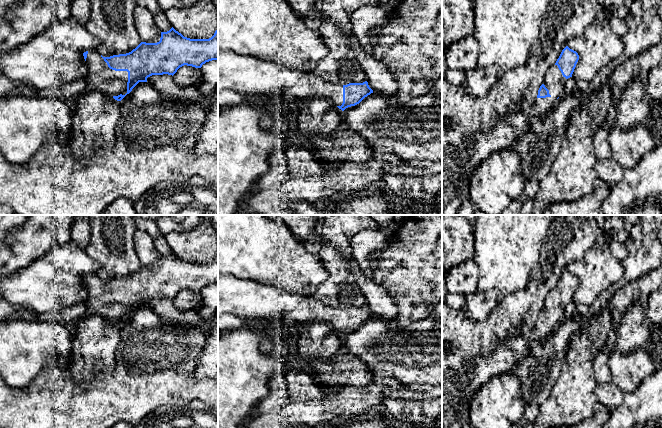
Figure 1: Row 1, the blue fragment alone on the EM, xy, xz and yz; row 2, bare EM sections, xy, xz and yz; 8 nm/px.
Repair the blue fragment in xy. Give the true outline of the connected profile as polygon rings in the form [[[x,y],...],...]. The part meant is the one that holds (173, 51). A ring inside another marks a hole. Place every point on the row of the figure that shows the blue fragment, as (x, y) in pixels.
[[[173,27],[167,32],[161,32],[157,43],[141,42],[135,49],[126,54],[103,57],[96,50],[83,53],[89,72],[83,78],[88,89],[98,89],[117,101],[121,101],[139,82],[147,82],[152,75],[174,75],[184,66],[201,68],[203,64],[218,60],[218,29],[209,39],[190,39],[184,37]]]

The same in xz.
[[[218,50],[218,93],[224,89],[253,95],[275,91],[290,100],[323,99],[342,111],[373,93],[367,81],[334,85],[313,72],[295,71],[281,63],[232,50]]]

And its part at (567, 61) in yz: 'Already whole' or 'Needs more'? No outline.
Needs more

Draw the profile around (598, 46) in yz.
[[[599,18],[589,24],[580,36],[571,37],[567,46],[579,55],[572,77],[588,83],[624,50],[621,36],[614,33],[609,23],[603,23]]]

